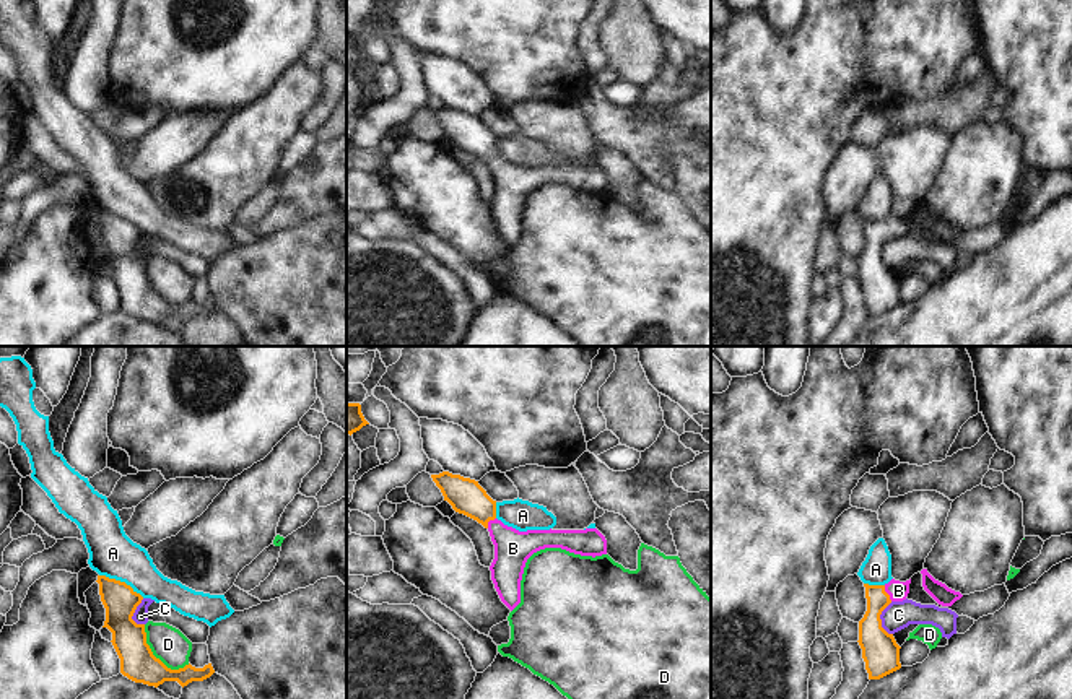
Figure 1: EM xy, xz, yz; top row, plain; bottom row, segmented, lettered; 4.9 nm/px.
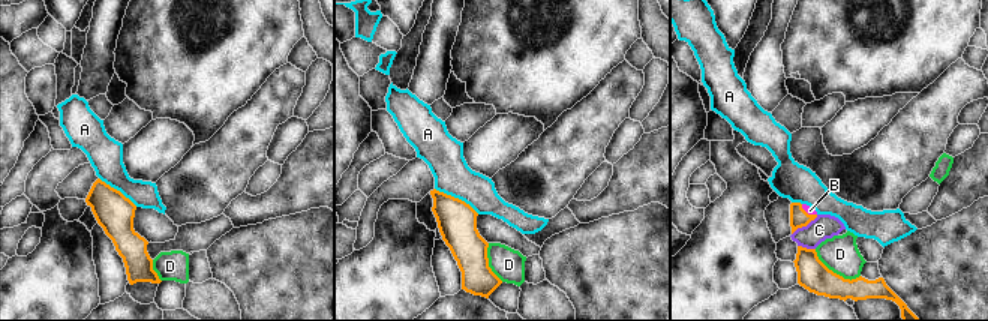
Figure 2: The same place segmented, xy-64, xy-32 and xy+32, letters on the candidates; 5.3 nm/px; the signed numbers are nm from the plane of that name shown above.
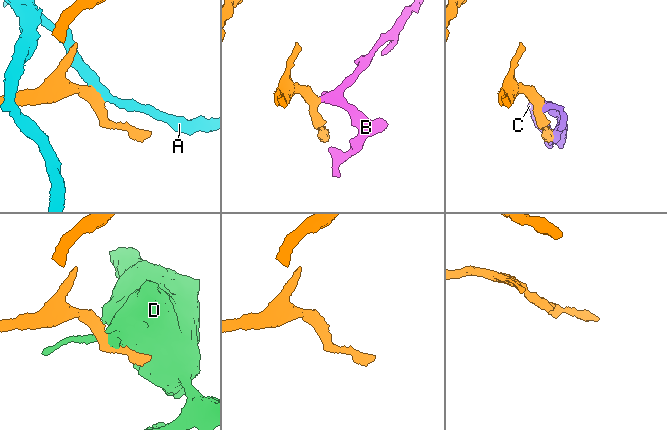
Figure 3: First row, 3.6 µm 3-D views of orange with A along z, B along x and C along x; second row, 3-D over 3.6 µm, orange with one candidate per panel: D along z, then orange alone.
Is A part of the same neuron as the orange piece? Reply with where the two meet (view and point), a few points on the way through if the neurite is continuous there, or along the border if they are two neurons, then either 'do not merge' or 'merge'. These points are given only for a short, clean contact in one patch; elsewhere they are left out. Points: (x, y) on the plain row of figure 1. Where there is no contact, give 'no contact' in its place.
meets orange in xy at (122, 218); border along xy (100, 210), (124, 217), (143, 233); do not merge

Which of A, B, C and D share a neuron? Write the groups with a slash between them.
A / B / C / D

